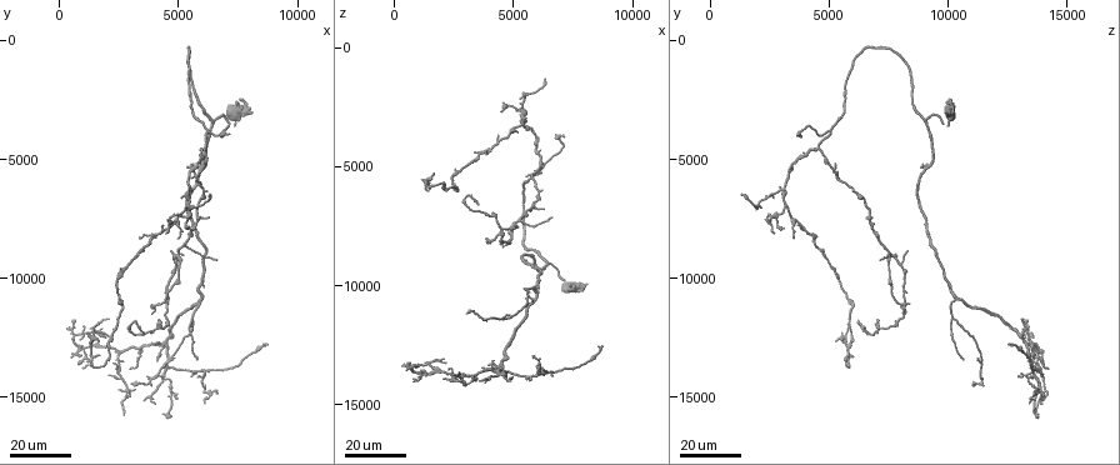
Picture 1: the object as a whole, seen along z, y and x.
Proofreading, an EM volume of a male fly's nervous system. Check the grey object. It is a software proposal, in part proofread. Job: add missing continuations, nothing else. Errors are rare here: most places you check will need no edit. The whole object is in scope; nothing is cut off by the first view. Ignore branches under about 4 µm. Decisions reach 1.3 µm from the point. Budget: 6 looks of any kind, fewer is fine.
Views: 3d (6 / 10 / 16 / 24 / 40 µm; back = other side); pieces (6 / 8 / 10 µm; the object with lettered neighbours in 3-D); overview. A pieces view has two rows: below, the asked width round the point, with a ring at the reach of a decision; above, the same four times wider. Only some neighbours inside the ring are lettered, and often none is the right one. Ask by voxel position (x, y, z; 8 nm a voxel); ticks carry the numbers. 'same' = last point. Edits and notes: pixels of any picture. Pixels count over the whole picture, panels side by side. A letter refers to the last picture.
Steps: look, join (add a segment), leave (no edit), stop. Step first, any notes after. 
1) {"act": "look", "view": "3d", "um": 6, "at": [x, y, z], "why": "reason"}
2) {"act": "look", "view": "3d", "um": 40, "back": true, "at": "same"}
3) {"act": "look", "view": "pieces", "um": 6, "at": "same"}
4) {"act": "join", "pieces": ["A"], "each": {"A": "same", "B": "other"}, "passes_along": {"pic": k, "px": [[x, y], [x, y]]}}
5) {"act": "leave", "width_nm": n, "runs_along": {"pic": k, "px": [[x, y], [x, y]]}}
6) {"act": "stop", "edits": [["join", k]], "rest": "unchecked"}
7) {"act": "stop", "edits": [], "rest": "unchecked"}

{"act": "look", "view": "3d", "um": 24, "at": [3500, 15100, 13900], "why": "branch stops here"}

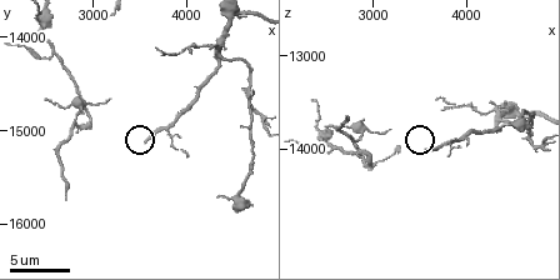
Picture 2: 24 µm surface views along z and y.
{"act": "look", "view": "pieces", "um": 10, "at": [3600, 15100, 14000], "why": "see the neighbours"}

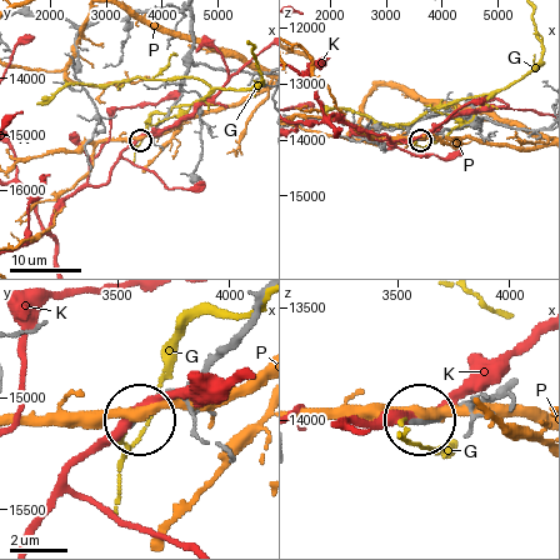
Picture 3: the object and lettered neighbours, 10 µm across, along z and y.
{"act": "leave", "each": {"G": "other", "K": "other", "P": "other"}, "runs_along": {"pic": 3, "px": [[498, 386], [421, 420]]}, "found": "no lettered segment goes on from it"}

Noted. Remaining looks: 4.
{"act": "look", "view": "3d", "um": 24, "at": [3100, 14500, 11200]}

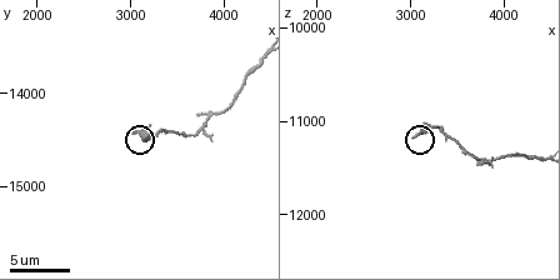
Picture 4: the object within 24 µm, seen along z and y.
{"act": "look", "view": "pieces", "um": 6, "at": [3050, 14400, 11150]}

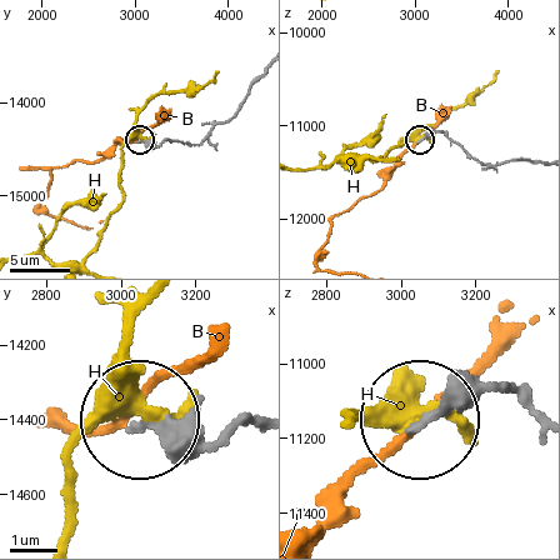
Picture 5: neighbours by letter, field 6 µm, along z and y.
{"act": "leave", "each": {"B": "other", "H": "other"}, "found": "none of them fits"}

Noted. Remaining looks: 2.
{"act": "look", "view": "3d", "um": 24, "at": [4400, 8200, 2700], "why": "free end"}

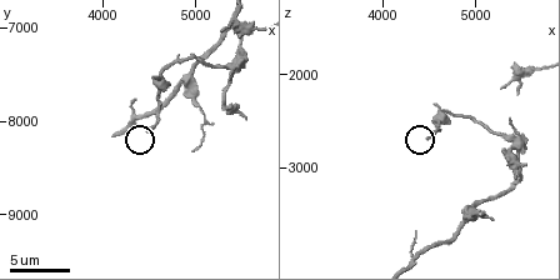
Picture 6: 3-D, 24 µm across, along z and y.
{"act": "look", "view": "pieces", "um": 8, "at": [4500, 8100, 2650]}

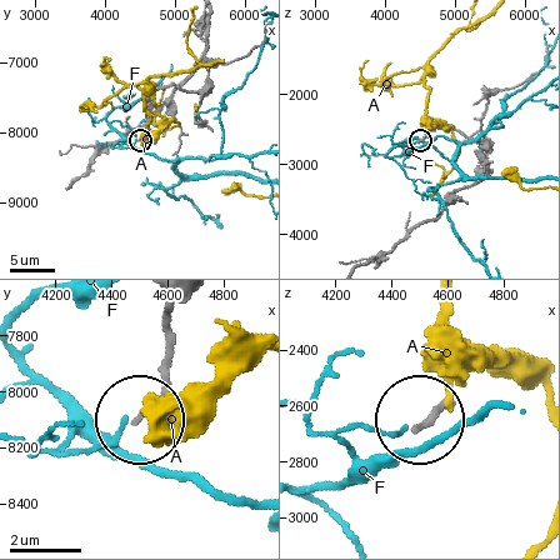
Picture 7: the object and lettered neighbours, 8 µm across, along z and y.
{"act": "leave", "each": {"A": "other", "F": "other"}, "found": "none of them fits"}

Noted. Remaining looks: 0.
{"act": "stop", "edits": [], "rest": "unchecked"}

